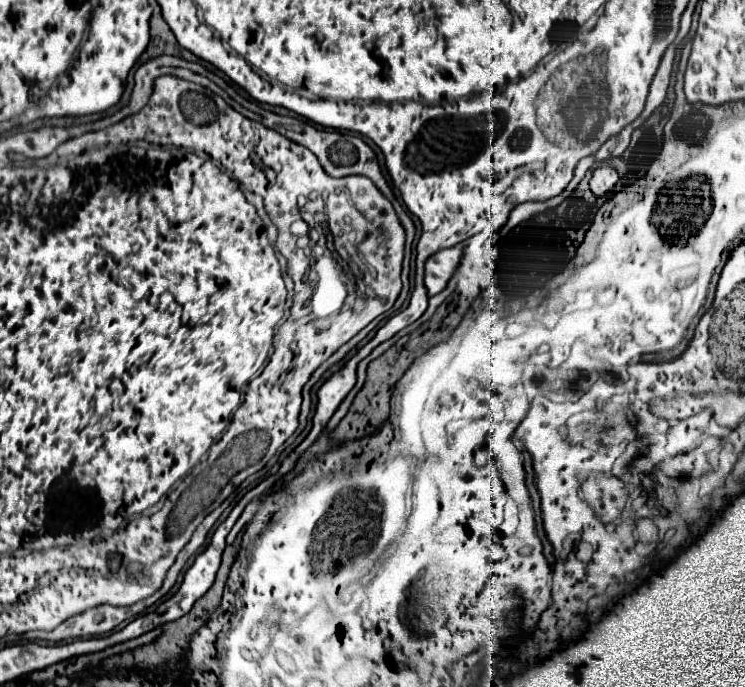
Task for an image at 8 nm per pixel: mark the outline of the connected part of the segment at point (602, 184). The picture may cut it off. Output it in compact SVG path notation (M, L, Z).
M602 165L602 167L596 167L594 173L592 173L592 179L590 179L590 191L596 195L596 197L604 197L606 193L610 193L614 189L618 181L618 173L616 169L608 167L608 165Z

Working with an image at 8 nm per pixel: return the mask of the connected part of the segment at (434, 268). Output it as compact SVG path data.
M464 243L454 245L452 249L438 251L426 261L426 289L430 297L446 289L446 283L456 273L462 261L462 255L464 255Z

